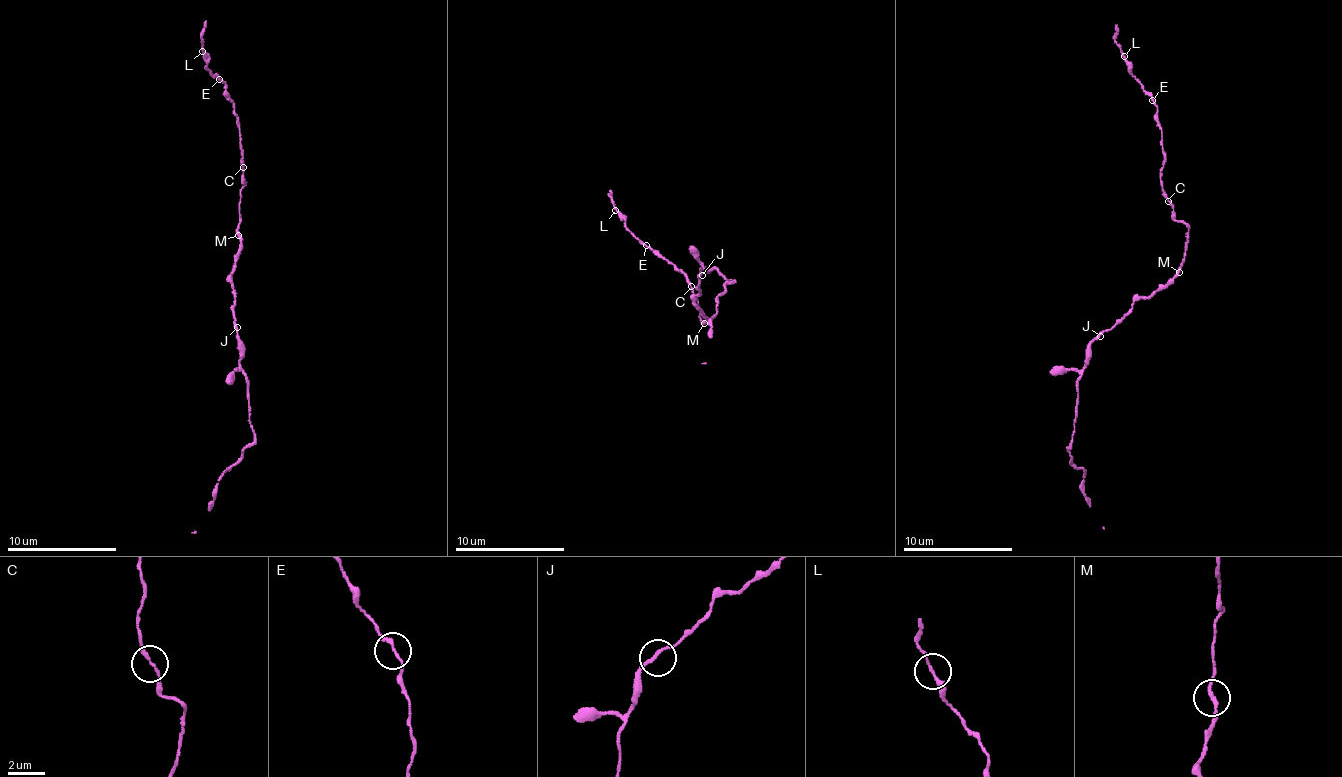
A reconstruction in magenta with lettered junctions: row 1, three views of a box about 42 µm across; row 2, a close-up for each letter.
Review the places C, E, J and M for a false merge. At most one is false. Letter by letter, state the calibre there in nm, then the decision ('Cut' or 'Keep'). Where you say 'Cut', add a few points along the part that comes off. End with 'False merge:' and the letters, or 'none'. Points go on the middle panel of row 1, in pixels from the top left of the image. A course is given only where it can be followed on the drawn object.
C: Thickness 150 nm. Keep
E: Thickness 170 nm. Keep
J: Thickness 170 nm. Keep
M: Thickness 170 nm. Keep
False merge: none

